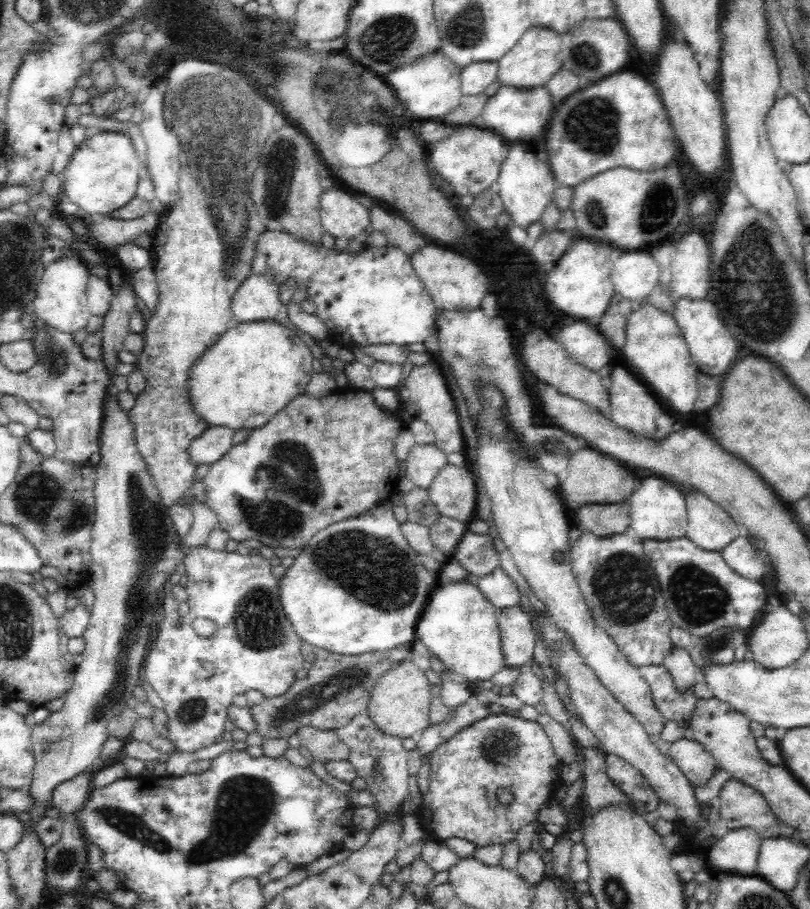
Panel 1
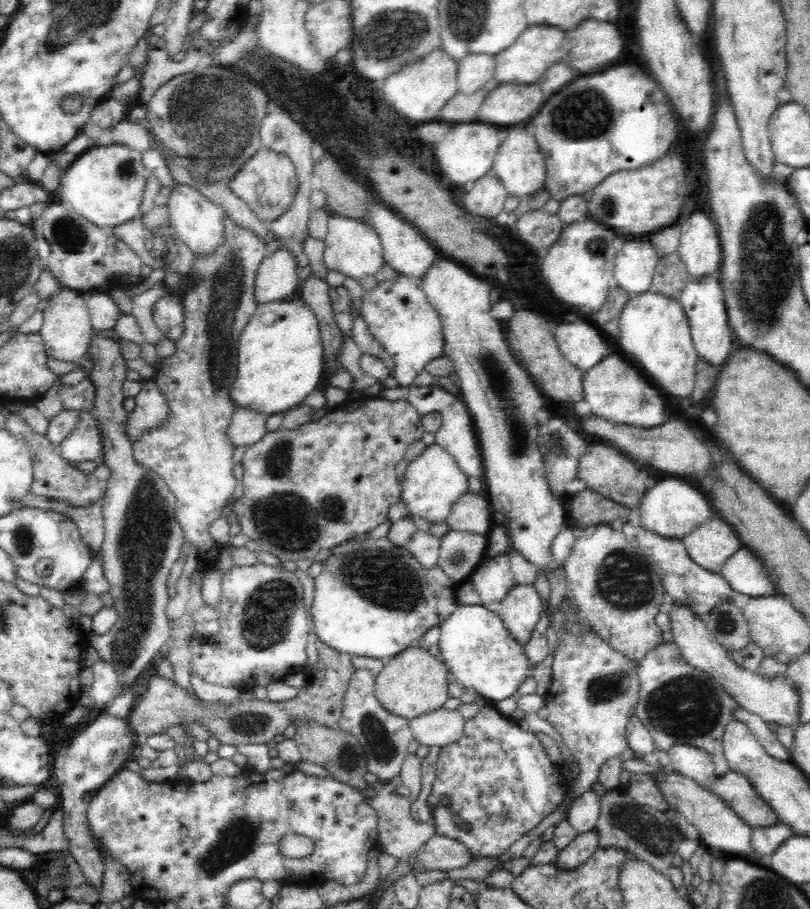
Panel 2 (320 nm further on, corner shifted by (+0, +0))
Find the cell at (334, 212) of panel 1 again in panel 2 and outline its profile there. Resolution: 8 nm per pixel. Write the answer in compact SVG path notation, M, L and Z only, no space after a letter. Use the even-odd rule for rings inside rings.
M332 214L328 219L327 226L329 231L323 240L325 244L323 261L329 270L337 270L344 276L359 282L364 277L375 276L386 263L378 233L372 231L362 221L357 218L351 219Z

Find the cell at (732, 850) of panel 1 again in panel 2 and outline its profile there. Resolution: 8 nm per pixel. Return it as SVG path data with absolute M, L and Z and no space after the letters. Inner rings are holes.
M782 821L776 822L772 826L765 827L753 827L751 836L751 845L753 848L753 854L758 856L758 864L770 868L771 856L775 853L775 850L793 835L793 830L787 824ZM760 856L762 860L766 862L760 862Z

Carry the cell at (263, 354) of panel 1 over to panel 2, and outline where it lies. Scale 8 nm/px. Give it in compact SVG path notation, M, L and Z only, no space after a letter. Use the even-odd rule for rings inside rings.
M293 295L285 300L272 301L272 302L262 302L259 303L254 311L254 314L250 317L248 324L244 327L243 333L240 335L239 343L237 346L238 355L238 372L236 375L236 380L233 382L232 388L230 389L232 396L232 403L236 406L244 406L245 408L250 408L256 412L260 412L264 415L275 415L279 412L287 411L290 408L296 407L302 404L302 402L308 398L308 395L318 387L324 374L324 364L323 361L323 342L321 341L320 325L316 315L312 312L312 309L301 299L300 295Z

